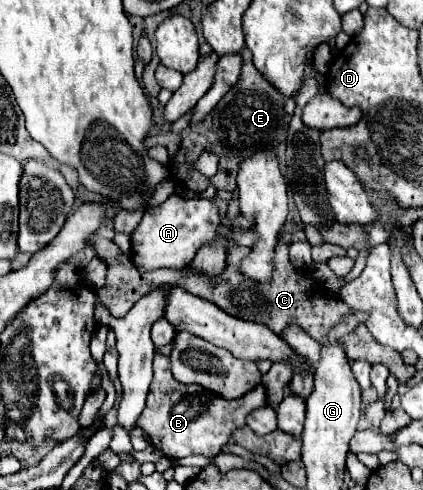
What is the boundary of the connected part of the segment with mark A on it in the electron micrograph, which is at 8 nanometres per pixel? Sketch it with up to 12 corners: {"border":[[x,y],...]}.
{"border":[[171,194],[131,234],[139,272],[185,268],[219,206]]}

